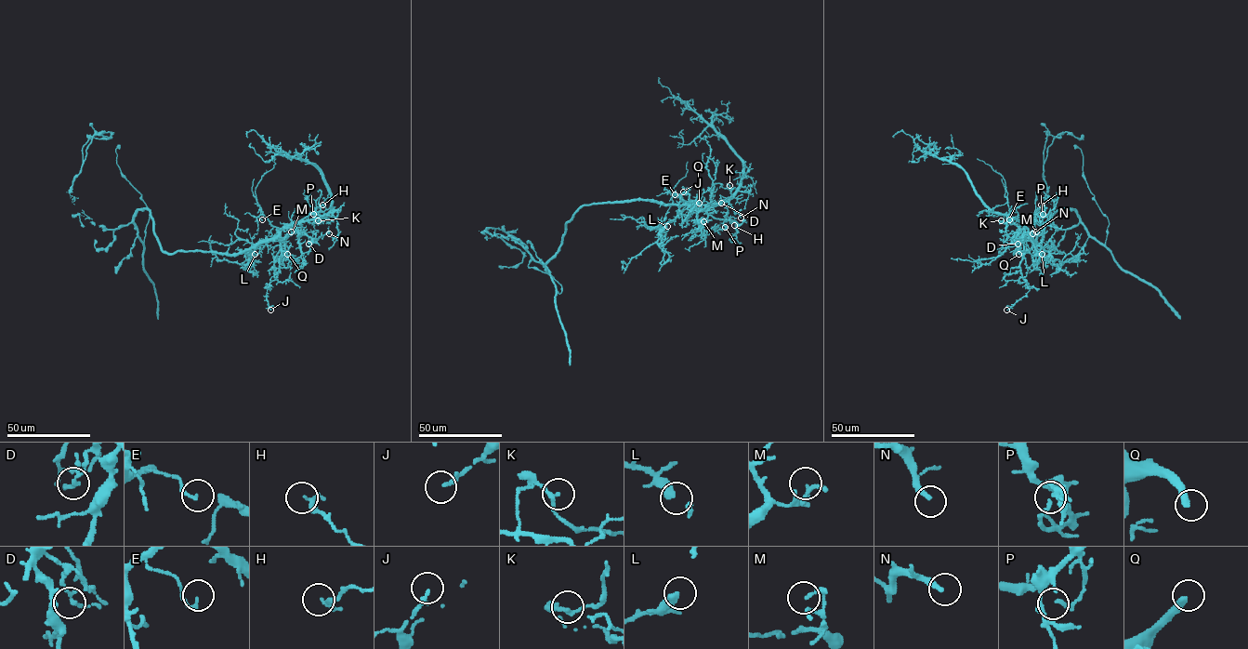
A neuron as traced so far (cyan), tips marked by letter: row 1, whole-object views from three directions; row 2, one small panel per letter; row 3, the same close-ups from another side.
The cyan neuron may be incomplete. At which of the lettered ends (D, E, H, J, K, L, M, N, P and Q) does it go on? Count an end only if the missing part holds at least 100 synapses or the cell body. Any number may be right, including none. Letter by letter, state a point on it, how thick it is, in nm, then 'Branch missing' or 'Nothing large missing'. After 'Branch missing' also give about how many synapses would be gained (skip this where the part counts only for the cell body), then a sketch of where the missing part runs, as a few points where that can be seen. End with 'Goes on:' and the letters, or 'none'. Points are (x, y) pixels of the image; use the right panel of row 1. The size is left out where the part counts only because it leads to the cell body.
D: Place: (1018, 244). Thickness 160 nm. Nothing large missing
E: Place: (1009, 219). Thickness 140 nm. Nothing large missing
H: Place: (1041, 205). Thickness 220 nm. Nothing large missing
J: Place: (1006, 310). Thickness 200 nm. Nothing large missing
K: Place: (1001, 220). Thickness 140 nm. Nothing large missing
L: Place: (1042, 254). Thickness 320 nm. Nothing large missing
M: Place: (1036, 231). Thickness 160 nm. Nothing large missing
N: Place: (1032, 233). Thickness 240 nm. Nothing large missing
P: Place: (1043, 214). Thickness 160 nm. Nothing large missing
Q: Place: (1018, 254). Thickness 300 nm. Branch missing. Course of what is missing: (1018, 254), (1025, 268), (1028, 250), (1018, 235), (1022, 236), (1031, 229)
Goes on: Q

